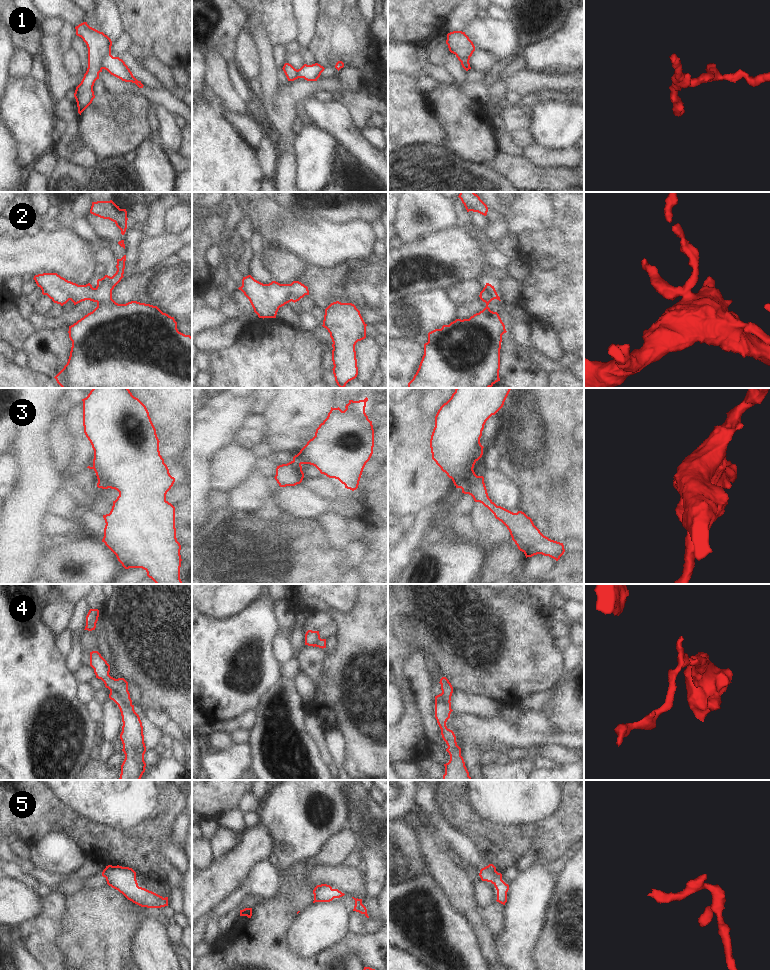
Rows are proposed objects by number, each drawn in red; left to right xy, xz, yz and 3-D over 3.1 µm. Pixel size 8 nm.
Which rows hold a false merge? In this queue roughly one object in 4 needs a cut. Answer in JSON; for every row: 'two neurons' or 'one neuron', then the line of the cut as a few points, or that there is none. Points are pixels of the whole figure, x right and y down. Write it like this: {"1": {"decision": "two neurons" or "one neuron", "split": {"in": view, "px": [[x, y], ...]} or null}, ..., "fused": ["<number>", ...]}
{"1": {"decision": "two neurons", "split": {"in": "xy", "px": [[111, 55], [103, 62], [101, 68]]}}, "2": {"decision": "one neuron", "split": null}, "3": {"decision": "two neurons", "split": {"in": "yz", "px": [[472, 468], [467, 471], [467, 477], [459, 487]]}}, "4": {"decision": "two neurons", "split": {"in": "xy", "px": [[110, 690], [116, 691], [131, 705]]}}, "5": {"decision": "one neuron", "split": null}, "fused": ["1", "3", "4"]}

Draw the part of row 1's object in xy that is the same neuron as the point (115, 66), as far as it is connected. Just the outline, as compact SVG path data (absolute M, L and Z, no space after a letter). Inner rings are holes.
M111 56L109 59L106 59L102 64L102 69L107 70L111 75L122 81L135 83L139 88L144 86L141 81L138 81L133 76L128 66L119 57Z

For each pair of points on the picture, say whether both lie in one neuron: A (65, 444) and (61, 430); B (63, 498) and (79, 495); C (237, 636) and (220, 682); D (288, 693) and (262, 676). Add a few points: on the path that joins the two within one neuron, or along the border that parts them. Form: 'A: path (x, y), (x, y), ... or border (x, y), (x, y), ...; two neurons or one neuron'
A: path (62, 441), (61, 433); one neuron
B: border (61, 488), (77, 505); two neurons
C: path (237, 647), (227, 661), (226, 671); one neuron
D: border (282, 678), (262, 698), (260, 703); two neurons

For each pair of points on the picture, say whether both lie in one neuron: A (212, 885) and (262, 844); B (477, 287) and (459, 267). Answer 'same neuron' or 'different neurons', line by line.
A: same neuron
B: different neurons

